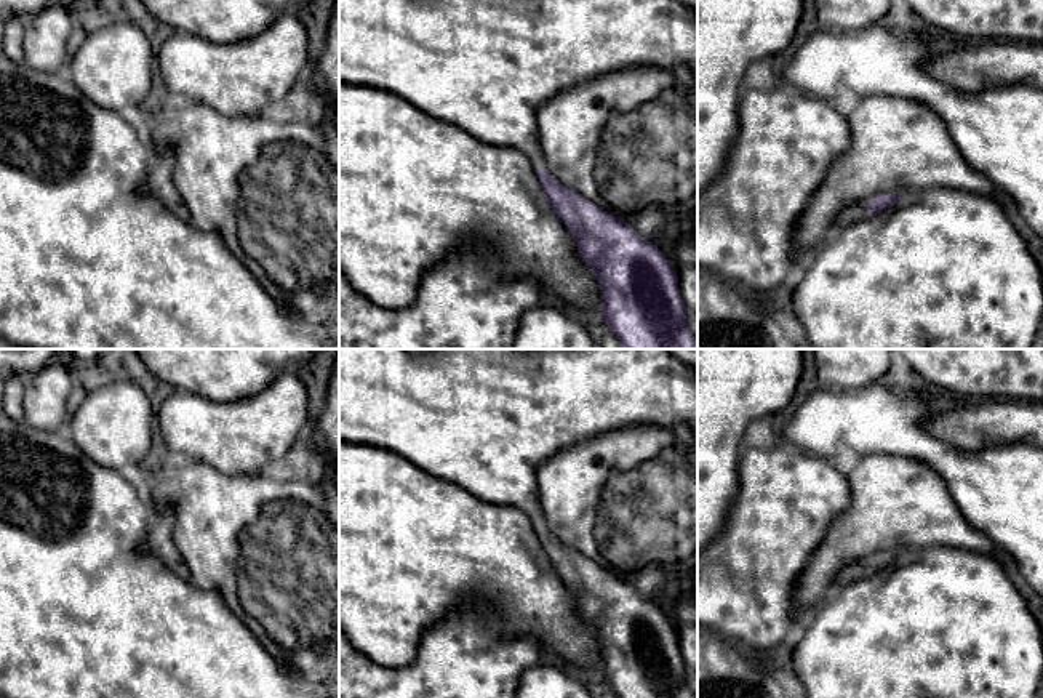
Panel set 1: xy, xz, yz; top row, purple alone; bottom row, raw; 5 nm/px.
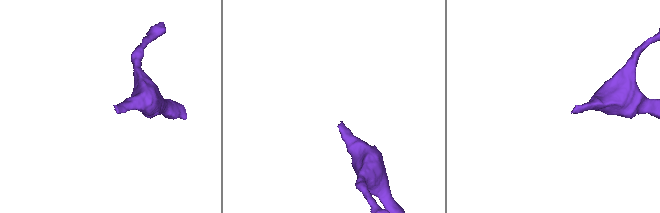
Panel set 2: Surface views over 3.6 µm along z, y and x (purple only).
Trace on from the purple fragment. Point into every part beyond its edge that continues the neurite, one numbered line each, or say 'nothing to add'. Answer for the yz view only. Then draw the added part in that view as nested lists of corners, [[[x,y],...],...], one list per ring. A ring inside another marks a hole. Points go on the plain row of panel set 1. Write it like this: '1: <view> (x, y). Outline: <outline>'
1: yz (855, 570). Outline: [[[870,557],[845,565],[829,586],[829,599],[837,596],[848,583],[865,576]]]

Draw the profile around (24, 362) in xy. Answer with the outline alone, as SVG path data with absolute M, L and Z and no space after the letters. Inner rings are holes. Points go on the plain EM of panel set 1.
M0 349L0 413L3 413L3 391L14 375L32 375L46 367L56 349Z

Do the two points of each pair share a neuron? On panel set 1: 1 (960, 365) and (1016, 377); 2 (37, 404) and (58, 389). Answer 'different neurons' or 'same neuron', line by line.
1: same neuron
2: same neuron

